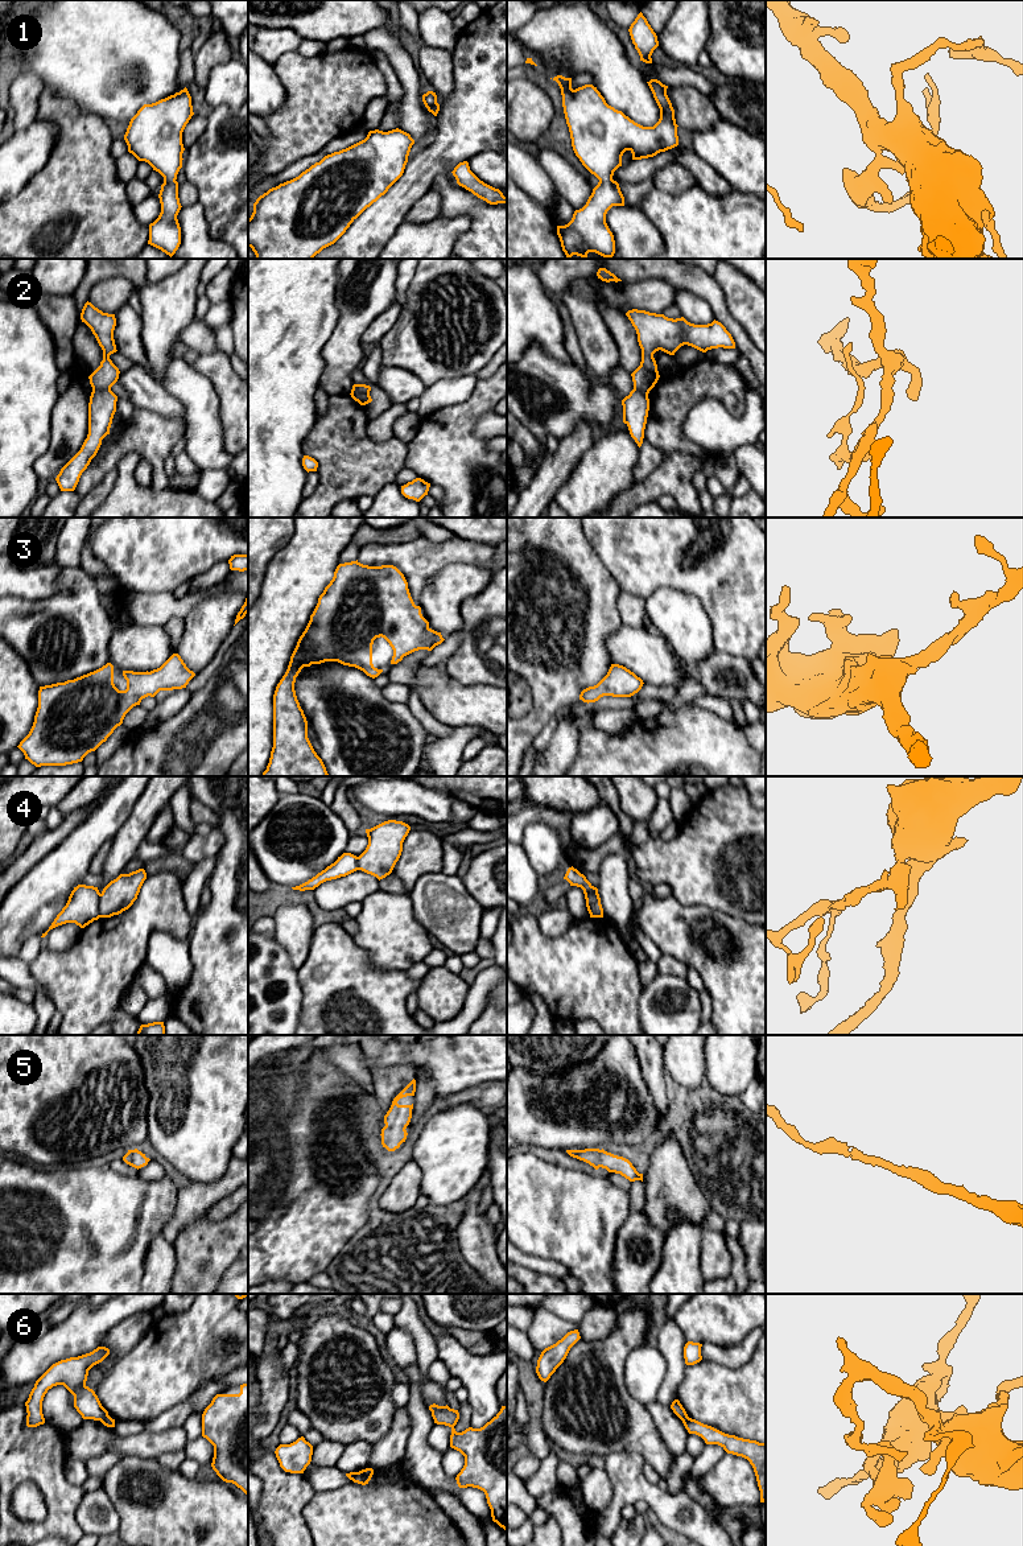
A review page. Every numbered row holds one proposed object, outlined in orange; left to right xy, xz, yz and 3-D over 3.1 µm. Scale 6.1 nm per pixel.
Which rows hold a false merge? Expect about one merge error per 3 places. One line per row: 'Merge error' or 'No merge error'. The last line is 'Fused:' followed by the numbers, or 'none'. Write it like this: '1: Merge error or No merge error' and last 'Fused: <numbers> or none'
1: No merge error
2: Merge error
3: No merge error
4: Merge error
5: No merge error
6: Merge error
Fused: 2, 4, 6

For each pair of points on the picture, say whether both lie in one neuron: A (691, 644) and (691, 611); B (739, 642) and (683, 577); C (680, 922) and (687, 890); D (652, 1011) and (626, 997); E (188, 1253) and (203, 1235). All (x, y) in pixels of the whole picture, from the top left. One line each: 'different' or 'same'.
A: same
B: same
C: different
D: different
E: same

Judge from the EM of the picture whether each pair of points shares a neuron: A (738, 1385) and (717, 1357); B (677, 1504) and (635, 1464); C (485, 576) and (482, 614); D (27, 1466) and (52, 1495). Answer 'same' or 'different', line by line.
A: different
B: same
C: different
D: same

